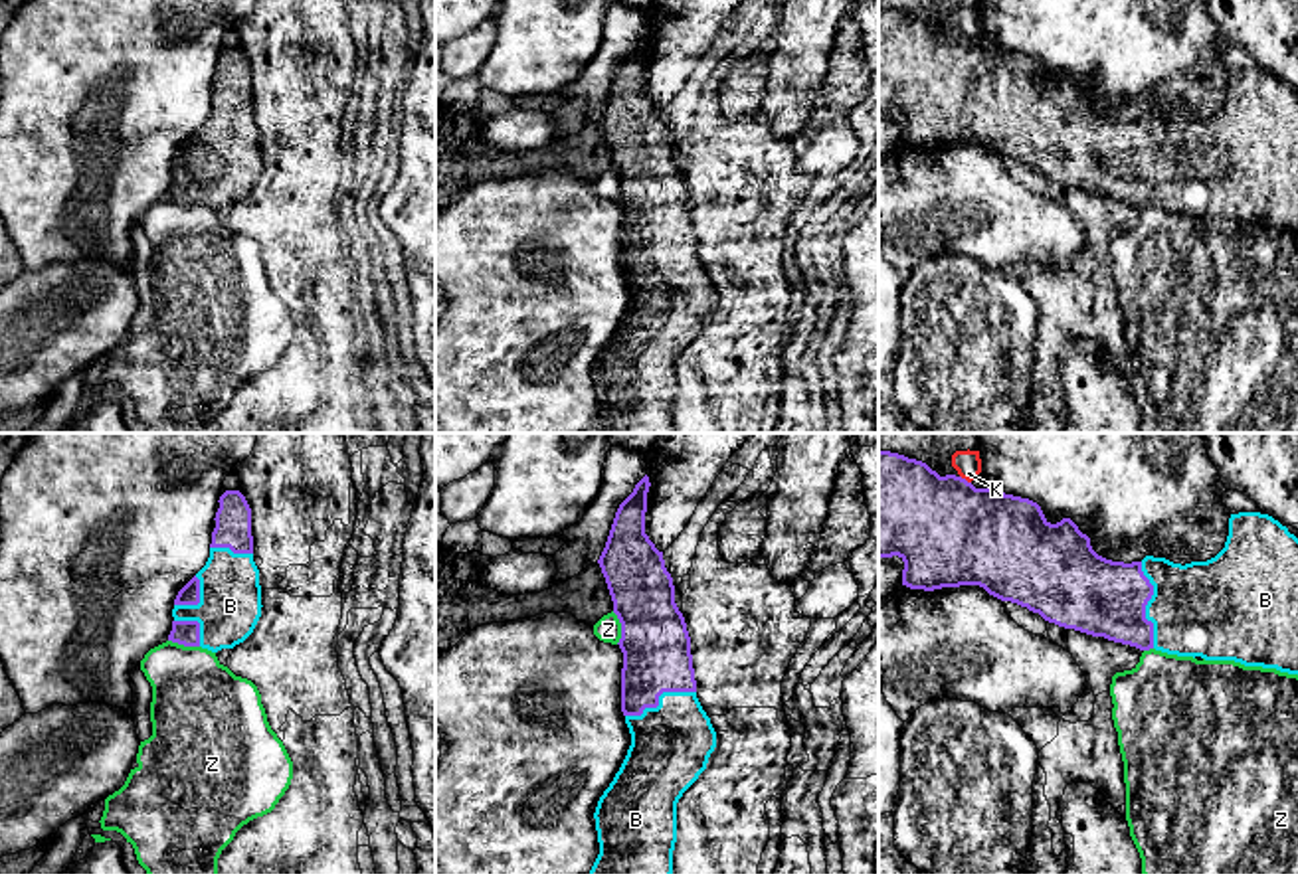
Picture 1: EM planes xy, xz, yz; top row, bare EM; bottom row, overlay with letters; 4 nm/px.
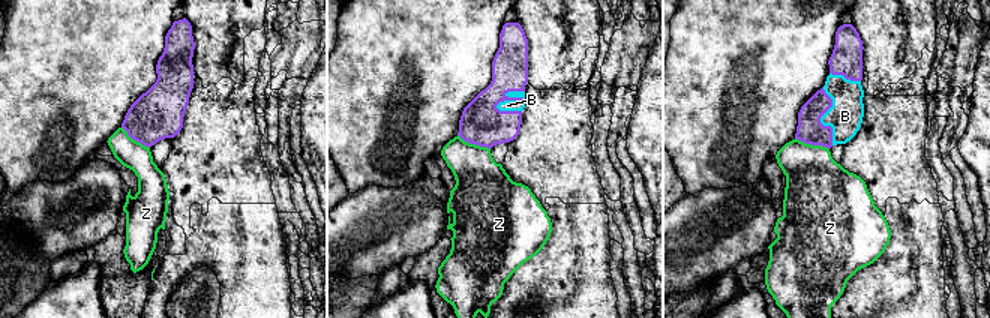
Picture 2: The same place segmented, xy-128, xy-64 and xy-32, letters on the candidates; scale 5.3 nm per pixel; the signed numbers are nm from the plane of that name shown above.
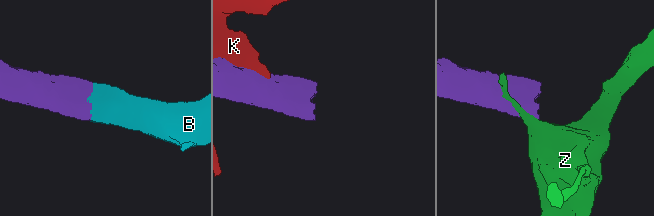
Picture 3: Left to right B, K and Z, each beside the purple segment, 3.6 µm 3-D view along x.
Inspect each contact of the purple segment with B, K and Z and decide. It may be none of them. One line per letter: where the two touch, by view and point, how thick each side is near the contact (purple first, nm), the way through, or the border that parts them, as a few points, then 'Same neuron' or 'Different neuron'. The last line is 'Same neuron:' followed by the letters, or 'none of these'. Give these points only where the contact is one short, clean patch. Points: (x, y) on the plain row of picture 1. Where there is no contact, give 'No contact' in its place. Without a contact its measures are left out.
B: Touches purple at yz (1146, 161). Thickness 320 nm (purple) against 380 nm. Same neuron
K: Touches purple at yz (964, 36). Thickness 440 nm (purple) against 110 nm. Different neuron
Z: Touches purple at xz (622, 184). Thickness 280 nm (purple) against 110 nm. Different neuron
Same neuron: B

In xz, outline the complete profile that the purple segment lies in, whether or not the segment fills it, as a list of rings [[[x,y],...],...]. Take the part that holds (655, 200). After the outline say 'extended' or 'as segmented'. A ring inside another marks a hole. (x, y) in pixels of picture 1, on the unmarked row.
[[[649,34],[619,61],[598,117],[613,170],[621,180],[621,269],[631,291],[627,312],[598,358],[594,376],[600,411],[590,433],[671,433],[677,399],[677,360],[706,326],[716,289],[696,255],[691,194],[675,160],[663,109],[645,91]]]; extended

